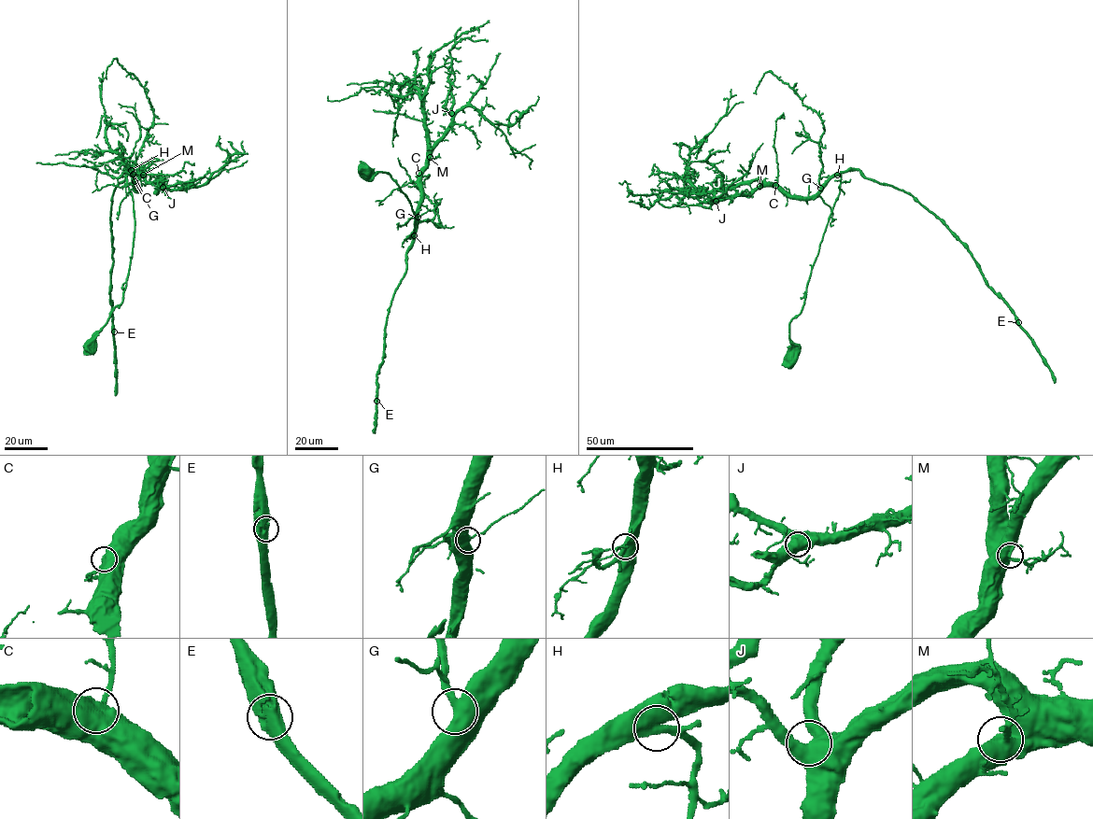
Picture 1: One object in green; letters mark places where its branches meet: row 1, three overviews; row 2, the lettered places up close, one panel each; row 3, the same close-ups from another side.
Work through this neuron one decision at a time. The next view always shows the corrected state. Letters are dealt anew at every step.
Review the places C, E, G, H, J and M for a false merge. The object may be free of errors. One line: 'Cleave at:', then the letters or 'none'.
Cleave at: none

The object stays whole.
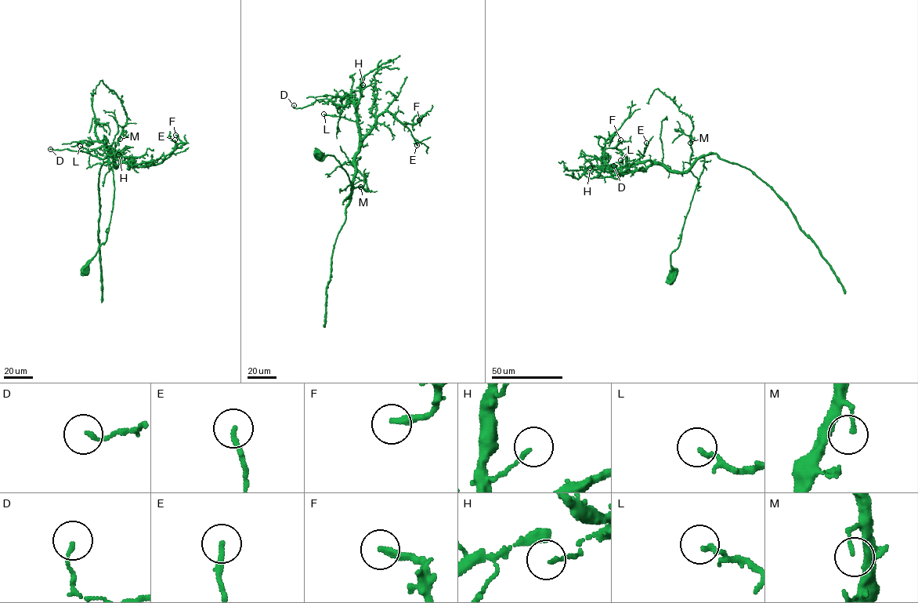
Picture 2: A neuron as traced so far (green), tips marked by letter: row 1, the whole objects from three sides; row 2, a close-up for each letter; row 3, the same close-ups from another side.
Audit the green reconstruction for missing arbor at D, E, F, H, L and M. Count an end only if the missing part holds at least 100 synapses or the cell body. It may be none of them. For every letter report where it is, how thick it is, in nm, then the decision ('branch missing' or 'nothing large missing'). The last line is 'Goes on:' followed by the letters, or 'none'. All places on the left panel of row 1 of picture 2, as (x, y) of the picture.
D: at (50, 149); 140 nm thick; nothing large missing
E: at (175, 139); 190 nm thick; nothing large missing
F: at (175, 135); 280 nm thick; nothing large missing
H: at (118, 154); 140 nm thick; nothing large missing
L: at (80, 146); 160 nm thick; nothing large missing
M: at (120, 139); 120 nm thick; nothing large missing
Goes on: none

